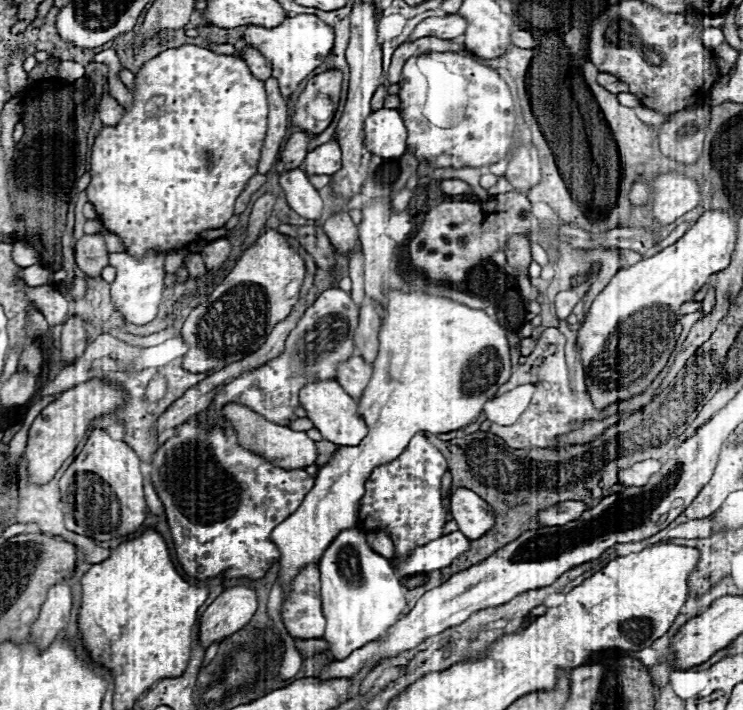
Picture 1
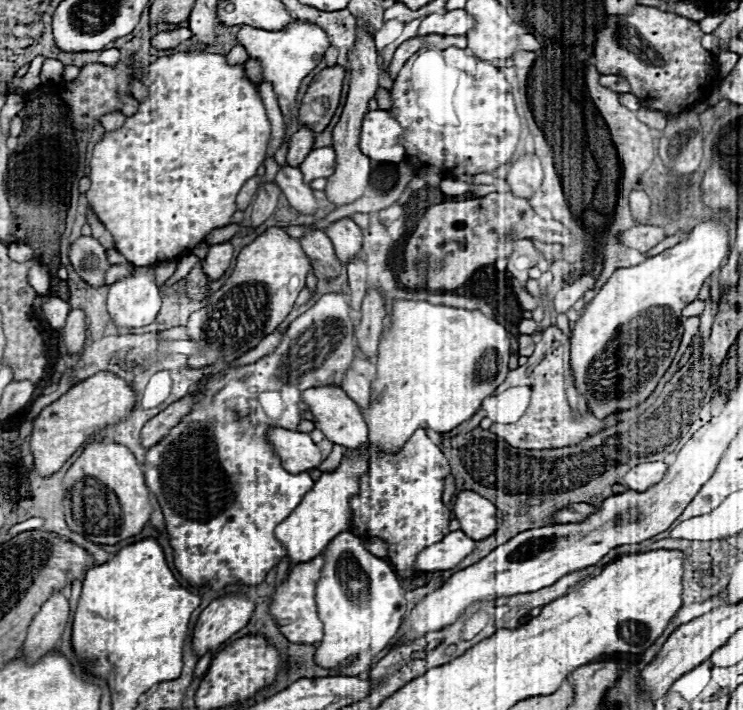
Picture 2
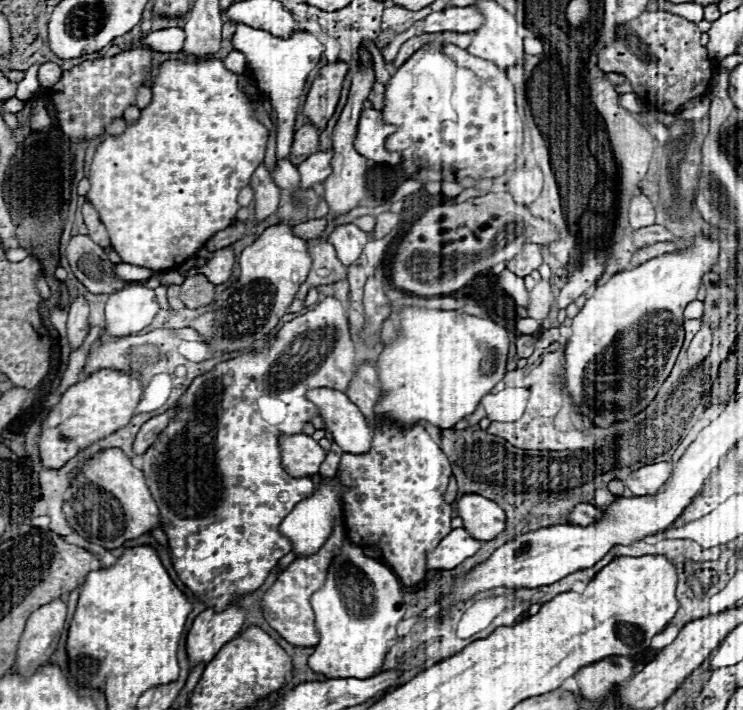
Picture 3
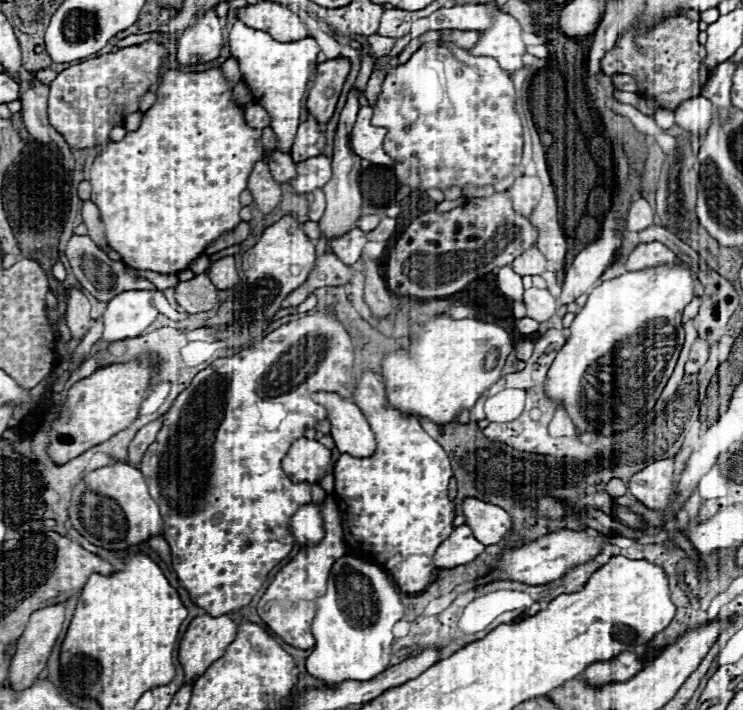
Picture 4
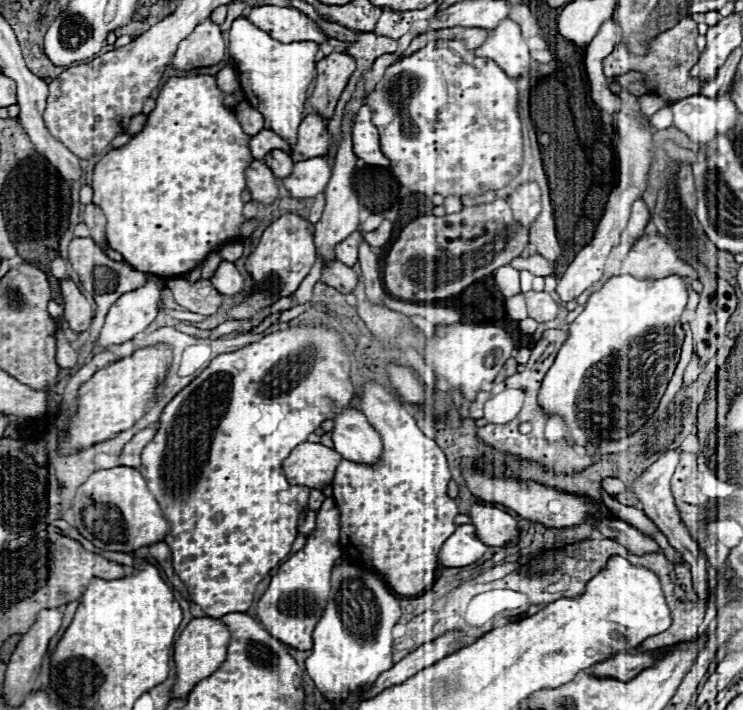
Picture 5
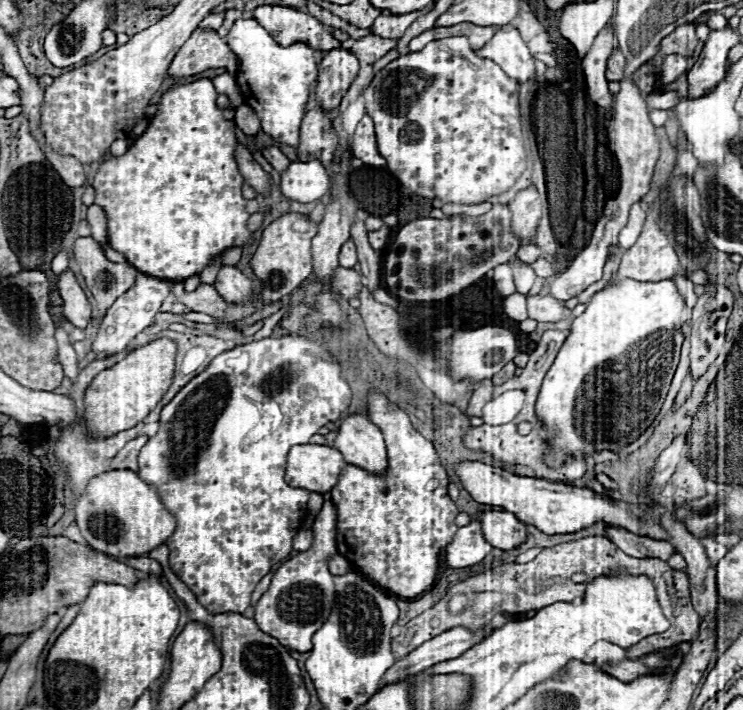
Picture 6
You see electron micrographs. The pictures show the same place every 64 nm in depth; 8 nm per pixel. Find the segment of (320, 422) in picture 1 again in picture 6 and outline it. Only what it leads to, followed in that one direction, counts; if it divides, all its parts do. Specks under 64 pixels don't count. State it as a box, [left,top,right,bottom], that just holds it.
[334,414,388,474]

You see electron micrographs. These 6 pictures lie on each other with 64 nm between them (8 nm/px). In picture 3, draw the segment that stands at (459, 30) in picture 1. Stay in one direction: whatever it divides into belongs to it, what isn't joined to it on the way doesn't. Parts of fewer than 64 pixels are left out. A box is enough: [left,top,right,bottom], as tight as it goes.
[424,6,484,32]

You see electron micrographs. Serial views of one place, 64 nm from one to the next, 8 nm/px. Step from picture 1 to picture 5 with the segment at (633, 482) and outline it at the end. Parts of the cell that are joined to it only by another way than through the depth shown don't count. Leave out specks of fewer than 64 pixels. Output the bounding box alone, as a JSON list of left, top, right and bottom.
[632,448,716,600]

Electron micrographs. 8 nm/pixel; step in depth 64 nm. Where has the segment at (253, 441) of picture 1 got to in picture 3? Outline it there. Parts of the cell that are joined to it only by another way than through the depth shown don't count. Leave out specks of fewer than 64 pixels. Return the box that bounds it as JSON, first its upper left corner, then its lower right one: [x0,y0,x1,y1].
[282,434,326,478]

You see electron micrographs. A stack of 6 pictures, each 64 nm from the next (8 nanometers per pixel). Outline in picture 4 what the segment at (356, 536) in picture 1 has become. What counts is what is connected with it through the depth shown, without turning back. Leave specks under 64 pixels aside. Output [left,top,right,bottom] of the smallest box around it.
[306,554,404,686]

